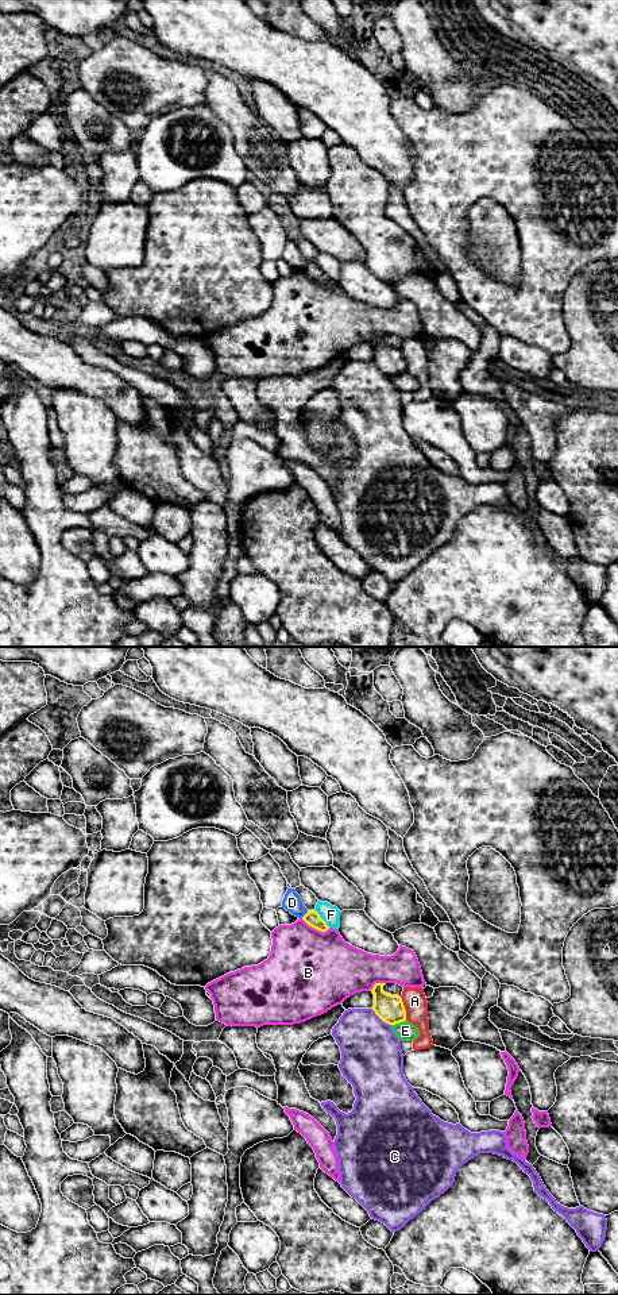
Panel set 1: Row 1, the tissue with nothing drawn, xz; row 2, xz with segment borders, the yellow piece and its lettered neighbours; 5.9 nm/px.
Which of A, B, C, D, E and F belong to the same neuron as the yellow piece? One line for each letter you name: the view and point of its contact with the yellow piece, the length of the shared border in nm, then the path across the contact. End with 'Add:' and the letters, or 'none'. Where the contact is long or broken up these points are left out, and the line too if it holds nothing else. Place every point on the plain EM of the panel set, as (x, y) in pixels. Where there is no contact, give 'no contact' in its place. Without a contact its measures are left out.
Add: none

